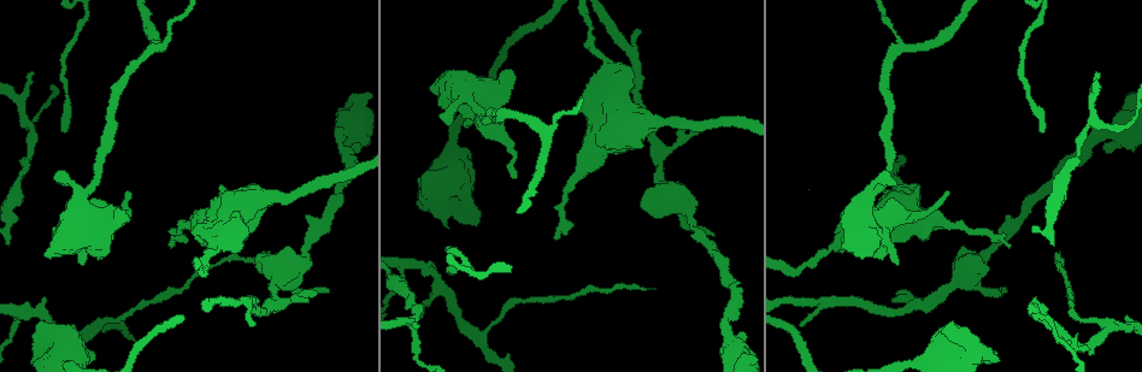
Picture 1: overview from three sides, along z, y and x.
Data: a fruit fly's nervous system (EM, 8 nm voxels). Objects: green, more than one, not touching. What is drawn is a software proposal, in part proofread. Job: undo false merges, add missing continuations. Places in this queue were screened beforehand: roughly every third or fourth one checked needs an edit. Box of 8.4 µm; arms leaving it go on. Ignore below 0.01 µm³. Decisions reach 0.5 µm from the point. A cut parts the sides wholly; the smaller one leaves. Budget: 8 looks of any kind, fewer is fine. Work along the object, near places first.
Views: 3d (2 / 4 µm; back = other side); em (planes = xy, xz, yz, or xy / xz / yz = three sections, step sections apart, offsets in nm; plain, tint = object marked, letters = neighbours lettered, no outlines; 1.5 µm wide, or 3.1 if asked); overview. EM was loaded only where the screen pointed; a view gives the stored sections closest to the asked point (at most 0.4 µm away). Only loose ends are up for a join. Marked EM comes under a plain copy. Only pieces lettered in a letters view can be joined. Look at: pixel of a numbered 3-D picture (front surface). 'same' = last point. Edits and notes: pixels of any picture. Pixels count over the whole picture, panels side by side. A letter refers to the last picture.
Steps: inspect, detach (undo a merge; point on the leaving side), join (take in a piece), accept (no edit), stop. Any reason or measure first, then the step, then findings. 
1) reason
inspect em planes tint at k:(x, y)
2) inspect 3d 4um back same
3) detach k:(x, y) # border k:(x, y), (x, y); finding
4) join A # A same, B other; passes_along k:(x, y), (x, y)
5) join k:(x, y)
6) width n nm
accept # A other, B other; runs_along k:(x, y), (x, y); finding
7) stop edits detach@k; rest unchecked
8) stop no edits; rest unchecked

an open end
inspect em xz step 8 tint at 1:(83, 265)

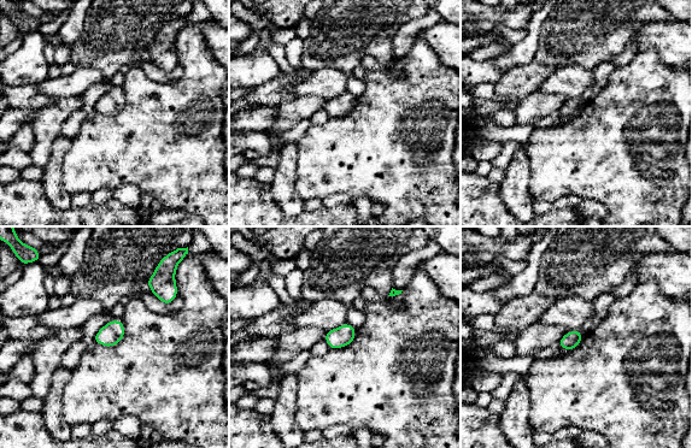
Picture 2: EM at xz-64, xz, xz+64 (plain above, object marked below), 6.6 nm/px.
another direction
inspect em planes letters same

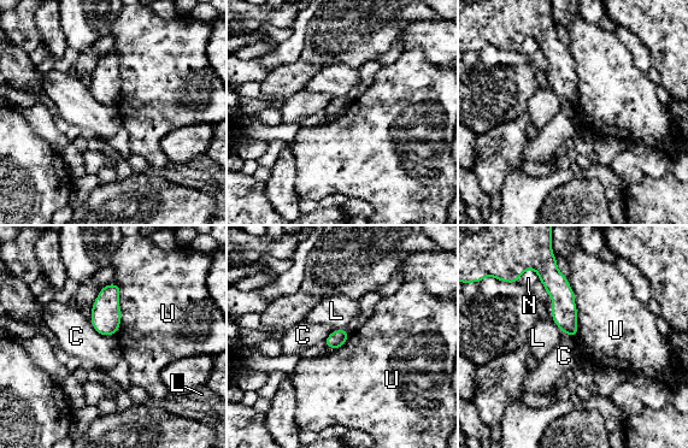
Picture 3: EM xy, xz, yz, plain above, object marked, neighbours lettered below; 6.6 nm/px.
accept # C other, L other, N other, U other; border 3:(89, 319), (100, 334), (113, 335); no lettered piece goes on from it

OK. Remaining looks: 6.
inspect em planes letters at 1:(33, 73)

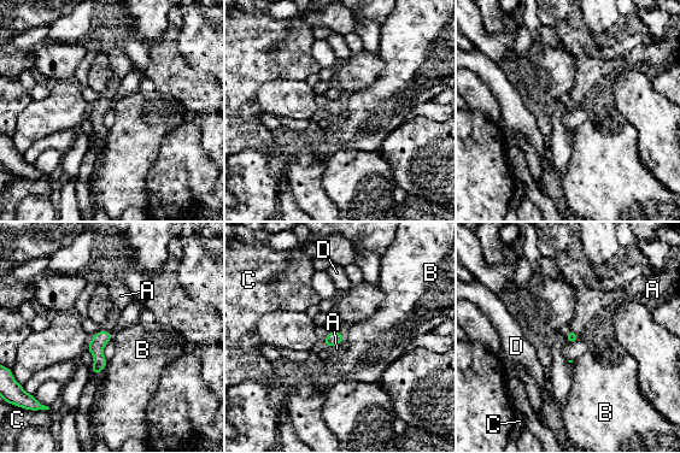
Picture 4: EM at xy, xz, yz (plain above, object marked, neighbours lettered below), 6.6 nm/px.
join A # A same, B other, C other, D other; passes_along 4:(334, 337), (335, 343), (336, 348); the cell continues

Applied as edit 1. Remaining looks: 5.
inspect overview

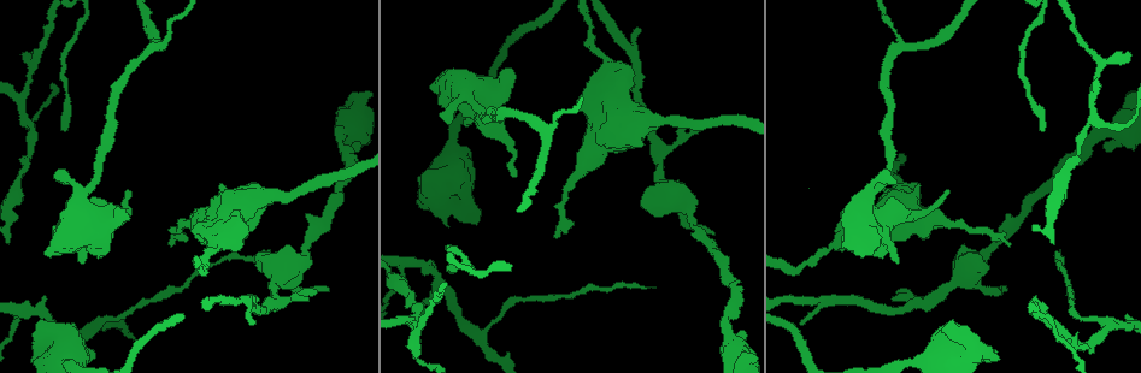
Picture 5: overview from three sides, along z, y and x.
calibre changes
inspect 3d 4um at 5:(826, 250)

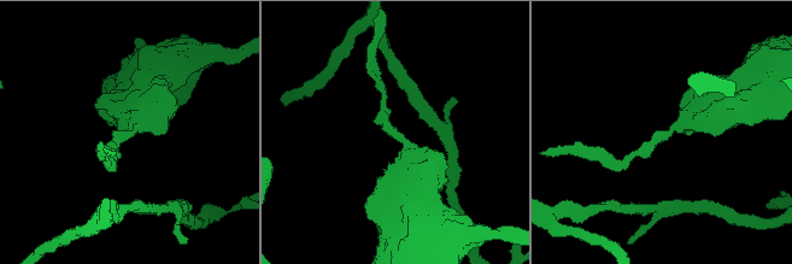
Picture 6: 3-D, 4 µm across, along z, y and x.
now the EM
inspect em yz step 8 tint at 6:(123, 136)

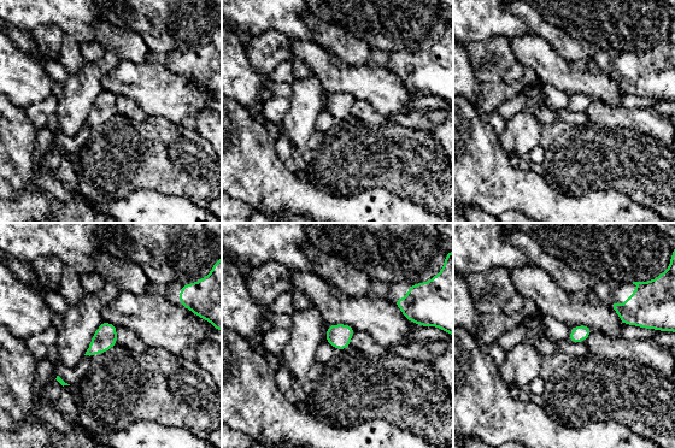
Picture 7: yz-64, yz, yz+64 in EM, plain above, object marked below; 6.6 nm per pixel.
inspect em xy step 8 letters same

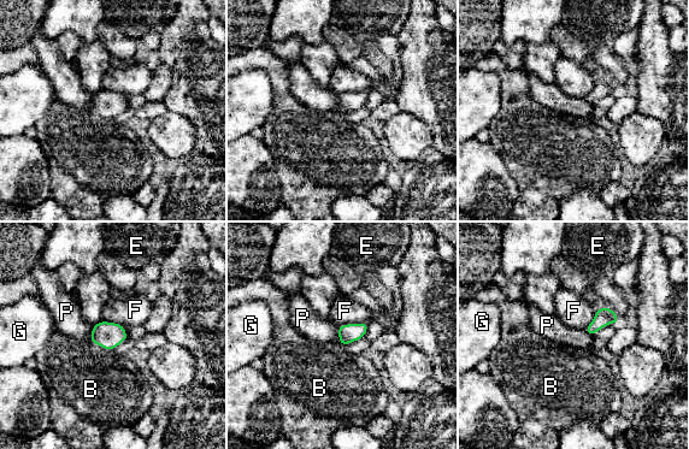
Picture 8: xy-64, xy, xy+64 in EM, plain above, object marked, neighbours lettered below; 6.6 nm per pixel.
accept # B other, E other, F other, G other, P other; border 8:(336, 326), (339, 342); continuous, no second cell

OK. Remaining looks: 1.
stop edits join@4; rest unchecked

